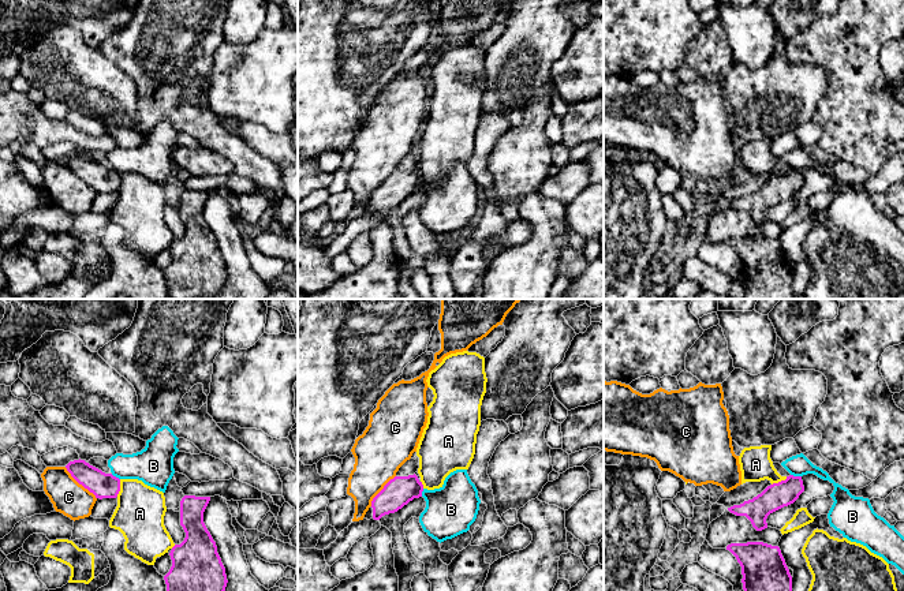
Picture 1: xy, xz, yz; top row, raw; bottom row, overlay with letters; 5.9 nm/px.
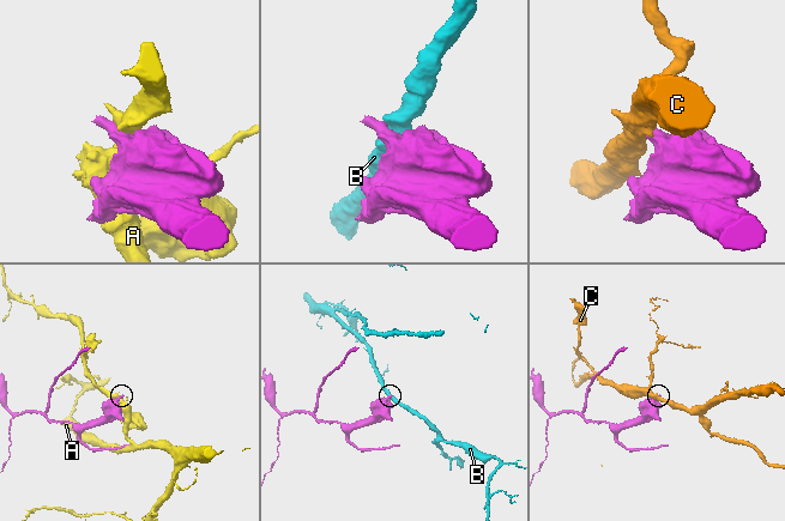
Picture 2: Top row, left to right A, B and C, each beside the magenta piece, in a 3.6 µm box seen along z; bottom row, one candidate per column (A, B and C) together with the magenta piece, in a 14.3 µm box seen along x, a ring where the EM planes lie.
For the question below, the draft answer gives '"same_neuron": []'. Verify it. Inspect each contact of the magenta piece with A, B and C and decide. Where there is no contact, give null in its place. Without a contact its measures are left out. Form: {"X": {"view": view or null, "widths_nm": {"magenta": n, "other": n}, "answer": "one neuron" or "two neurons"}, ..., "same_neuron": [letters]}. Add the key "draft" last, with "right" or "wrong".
{"A": {"view": "xy", "widths_nm": {"magenta": 150, "other": 280}, "answer": "two neurons"}, "B": {"view": "yz", "widths_nm": {"magenta": 150, "other": 130}, "answer": "two neurons"}, "C": {"view": "xy", "widths_nm": {"magenta": 150, "other": 200}, "answer": "two neurons"}, "same_neuron": [], "draft": "right"}

